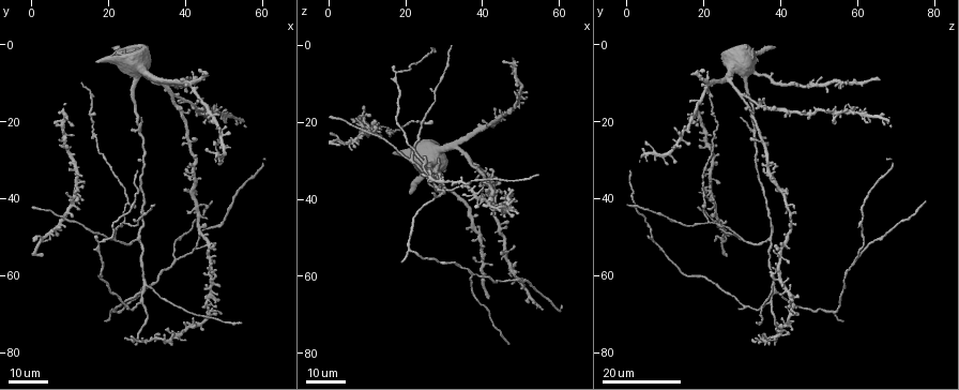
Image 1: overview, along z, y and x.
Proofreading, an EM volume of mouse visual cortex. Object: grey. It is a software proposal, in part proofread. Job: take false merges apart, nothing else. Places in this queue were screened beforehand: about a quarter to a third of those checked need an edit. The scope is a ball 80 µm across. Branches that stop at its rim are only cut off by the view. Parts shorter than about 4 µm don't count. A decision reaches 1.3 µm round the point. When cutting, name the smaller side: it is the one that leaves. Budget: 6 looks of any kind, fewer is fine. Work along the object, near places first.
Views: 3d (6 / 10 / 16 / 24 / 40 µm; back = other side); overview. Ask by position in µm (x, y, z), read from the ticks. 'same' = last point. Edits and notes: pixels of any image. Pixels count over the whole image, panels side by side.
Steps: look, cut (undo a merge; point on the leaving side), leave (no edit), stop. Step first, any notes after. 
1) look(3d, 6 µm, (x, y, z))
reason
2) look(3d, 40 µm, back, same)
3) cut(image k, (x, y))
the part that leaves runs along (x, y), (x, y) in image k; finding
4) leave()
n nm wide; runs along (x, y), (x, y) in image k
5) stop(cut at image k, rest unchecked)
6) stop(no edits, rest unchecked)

look(3d, 16 µm, (27.5, 51.0, 36.5))
arms part here

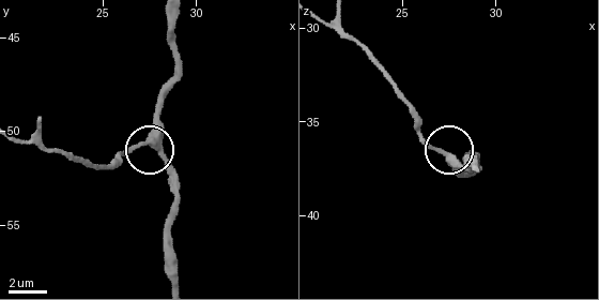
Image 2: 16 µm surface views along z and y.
look(3d, 10 µm, (27.6, 50.7, 36.9))

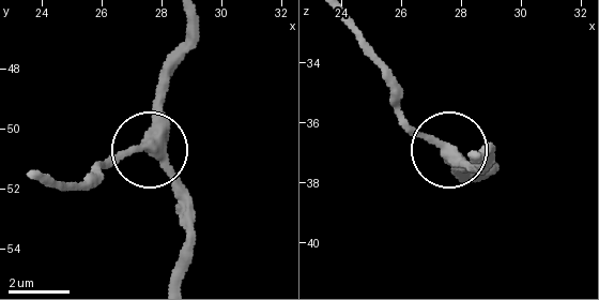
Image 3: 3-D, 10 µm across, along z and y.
leave()
side arm 66 µm; runs along (185, 23), (159, 137), (95, 168) in image 3; all the same neuron

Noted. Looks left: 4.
look(3d, 16 µm, (23.5, 45.5, 20.5))
three arms meet

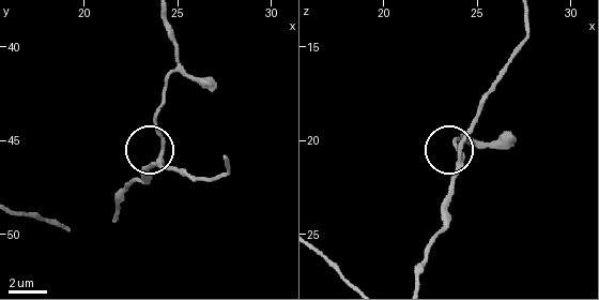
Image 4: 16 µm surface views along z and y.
look(3d, 6 µm, (24.1, 46.1, 21.2))

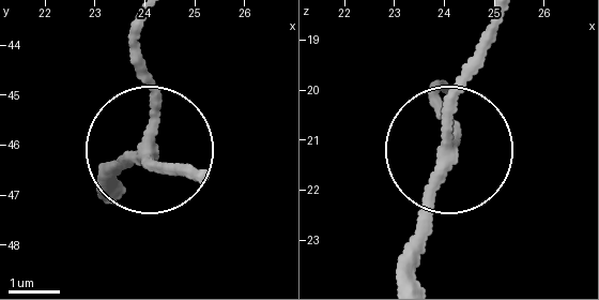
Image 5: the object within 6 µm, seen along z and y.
leave()
3 arms; all the same neuron

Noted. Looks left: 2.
look(3d, 16 µm, (21.0, 50.5, 29.5))
two arms in line, one across

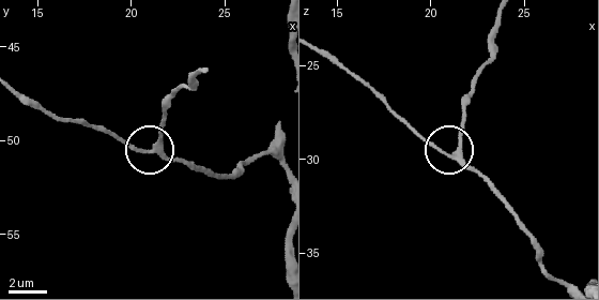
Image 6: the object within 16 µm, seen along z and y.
look(3d, 6 µm, (21.2, 50.3, 29.7))
zoom in

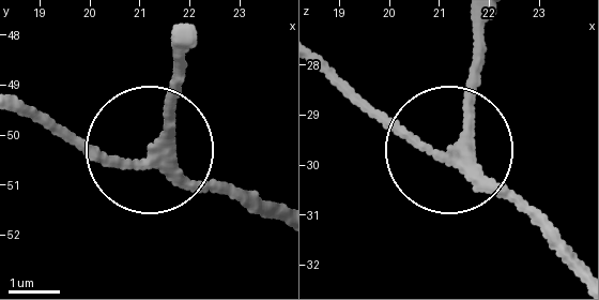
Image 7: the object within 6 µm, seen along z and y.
leave()
3 arms; continuous, no second neuron

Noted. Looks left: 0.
stop(no edits, rest unchecked)

